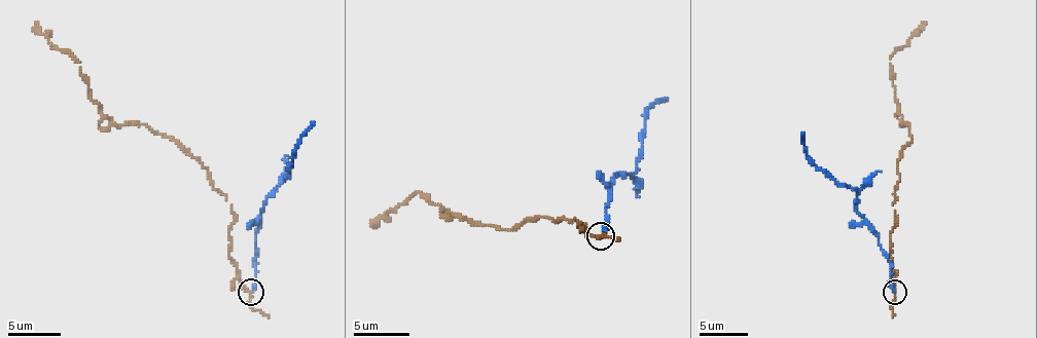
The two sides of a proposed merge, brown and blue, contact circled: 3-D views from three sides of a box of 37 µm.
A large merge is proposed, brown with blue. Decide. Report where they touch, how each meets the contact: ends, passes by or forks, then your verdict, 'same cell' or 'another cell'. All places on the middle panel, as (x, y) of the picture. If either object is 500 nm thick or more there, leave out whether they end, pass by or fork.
(601, 236) | brown passes by | blue ends | another cell

